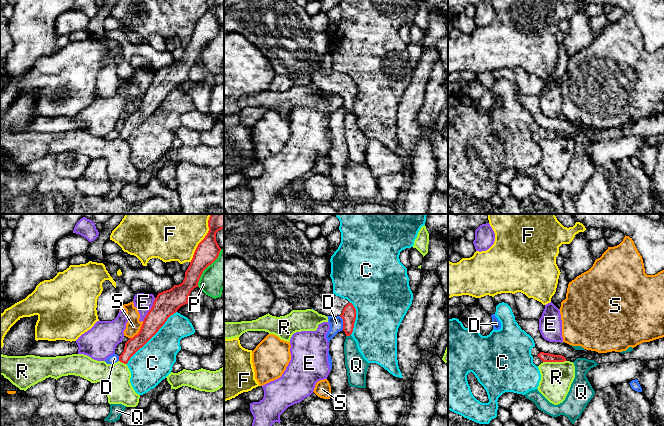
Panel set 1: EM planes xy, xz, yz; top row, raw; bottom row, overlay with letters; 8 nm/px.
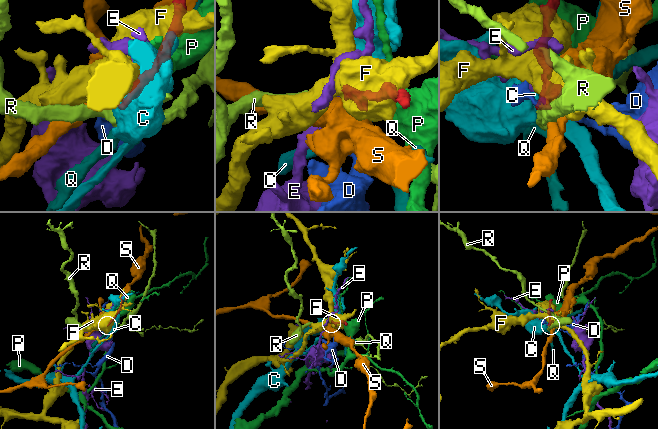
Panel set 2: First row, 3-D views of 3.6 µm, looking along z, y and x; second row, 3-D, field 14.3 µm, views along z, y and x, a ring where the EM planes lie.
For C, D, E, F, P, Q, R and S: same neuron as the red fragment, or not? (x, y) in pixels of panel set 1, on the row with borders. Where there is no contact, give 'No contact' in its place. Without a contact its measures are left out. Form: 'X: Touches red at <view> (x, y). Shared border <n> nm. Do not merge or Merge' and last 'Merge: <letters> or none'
C: Touches red at xy (151, 337). Shared border 600 nm. Do not merge
D: Touches red at xz (343, 323). Shared border 120 nm. Do not merge
E: Touches red at xy (149, 310). Shared border 220 nm. Do not merge
F: Touches red at xy (204, 238). Shared border 420 nm. Do not merge
P: Touches red at xy (206, 267). Shared border 360 nm. Do not merge
Q: Touches red at xz (348, 335). Shared border 40 nm. Do not merge
R: Touches red at yz (554, 361). Shared border 190 nm. Do not merge
S: Touches red at xy (139, 331). Shared border 180 nm. Do not merge
Merge: none

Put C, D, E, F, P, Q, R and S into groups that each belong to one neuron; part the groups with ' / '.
C / D / E / F / P / Q / R / S

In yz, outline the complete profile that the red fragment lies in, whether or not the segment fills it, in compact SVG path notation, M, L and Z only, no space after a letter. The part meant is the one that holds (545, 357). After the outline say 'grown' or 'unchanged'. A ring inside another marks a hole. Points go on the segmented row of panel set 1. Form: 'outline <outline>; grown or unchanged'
outline M540 352L537 356L533 357L533 363L539 366L543 362L564 362L567 361L562 355L554 355L550 353Z; grown

